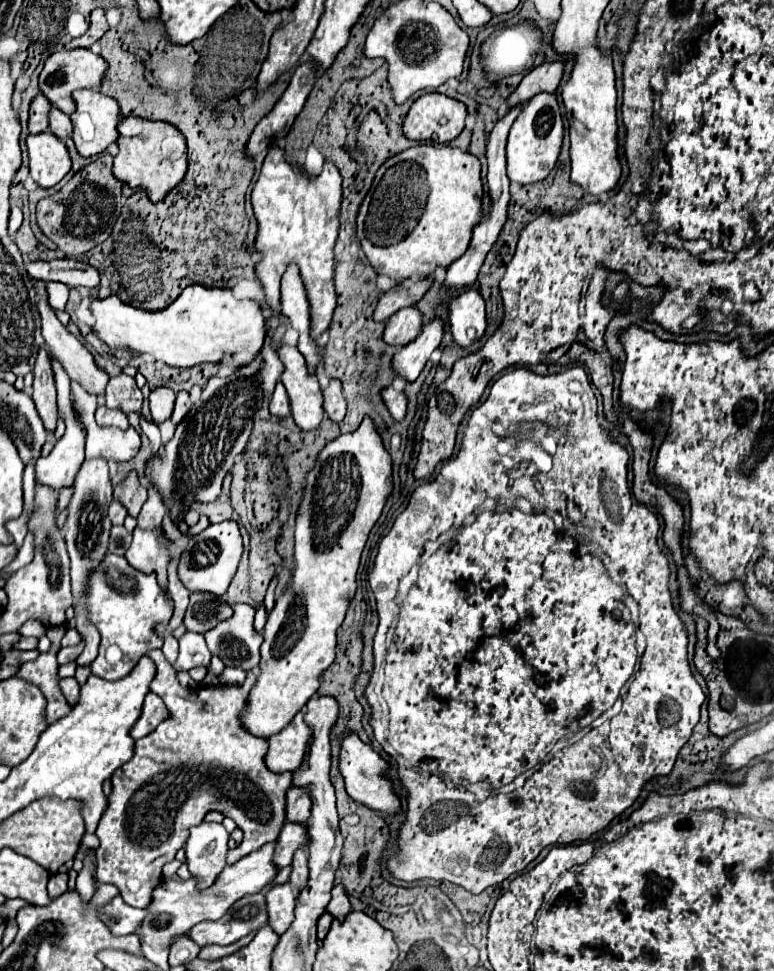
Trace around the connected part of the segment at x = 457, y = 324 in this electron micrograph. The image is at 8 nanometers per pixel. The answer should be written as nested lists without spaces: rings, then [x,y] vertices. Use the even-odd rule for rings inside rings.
[[[464,290],[452,296],[448,302],[448,324],[454,342],[470,346],[474,340],[484,336],[486,330],[486,304],[476,290]]]

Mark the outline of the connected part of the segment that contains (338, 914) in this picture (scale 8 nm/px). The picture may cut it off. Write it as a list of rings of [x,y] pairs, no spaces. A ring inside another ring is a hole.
[[[342,886],[332,888],[332,898],[326,906],[326,912],[336,920],[344,920],[344,916],[350,912],[350,902],[348,902],[348,896],[344,894]]]

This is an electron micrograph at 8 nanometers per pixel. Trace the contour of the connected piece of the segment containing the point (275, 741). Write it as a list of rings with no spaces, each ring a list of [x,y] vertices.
[[[296,714],[284,730],[268,738],[268,752],[264,756],[266,768],[272,772],[296,770],[304,760],[310,736],[312,730],[304,724],[304,714]]]

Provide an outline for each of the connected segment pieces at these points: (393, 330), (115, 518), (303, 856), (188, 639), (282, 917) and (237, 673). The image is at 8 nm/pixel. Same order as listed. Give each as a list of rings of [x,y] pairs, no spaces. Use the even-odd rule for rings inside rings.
[[[416,306],[404,308],[386,320],[386,330],[382,334],[382,340],[392,346],[406,346],[418,336],[420,326],[422,326],[420,310]]]
[[[112,502],[110,504],[110,520],[112,520],[112,524],[122,524],[124,522],[124,518],[126,518],[126,508],[120,504],[120,502]]]
[[[298,848],[292,858],[292,874],[290,874],[290,884],[294,886],[296,892],[300,892],[306,882],[306,860],[308,860],[306,848]]]
[[[186,632],[180,640],[180,654],[178,660],[172,664],[174,670],[190,670],[196,666],[206,666],[210,664],[210,650],[208,646],[204,646],[204,636],[202,634],[194,634],[194,632]]]
[[[288,884],[274,886],[266,892],[266,906],[268,906],[268,926],[282,936],[294,920],[294,894]]]
[[[224,668],[220,674],[220,684],[240,684],[244,680],[244,672],[240,668]]]

